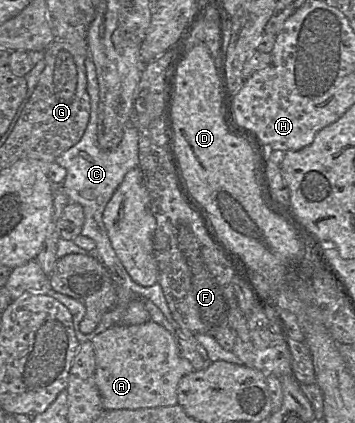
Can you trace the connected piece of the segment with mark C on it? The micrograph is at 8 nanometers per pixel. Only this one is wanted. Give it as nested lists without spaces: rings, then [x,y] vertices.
[[[89,51],[85,61],[85,70],[87,77],[87,92],[90,96],[91,104],[90,118],[86,130],[79,142],[64,151],[55,159],[55,162],[67,171],[66,178],[61,185],[62,191],[68,195],[70,202],[80,204],[83,207],[85,222],[81,235],[89,237],[96,242],[95,257],[98,258],[108,270],[111,279],[116,286],[132,291],[139,299],[147,299],[153,302],[162,311],[172,326],[178,327],[172,318],[162,287],[158,283],[150,287],[143,287],[132,280],[117,257],[103,223],[103,211],[107,203],[122,183],[125,175],[139,165],[139,132],[134,126],[128,126],[124,131],[121,142],[114,150],[103,150],[100,148],[97,139],[99,83],[96,67],[89,57]]]

